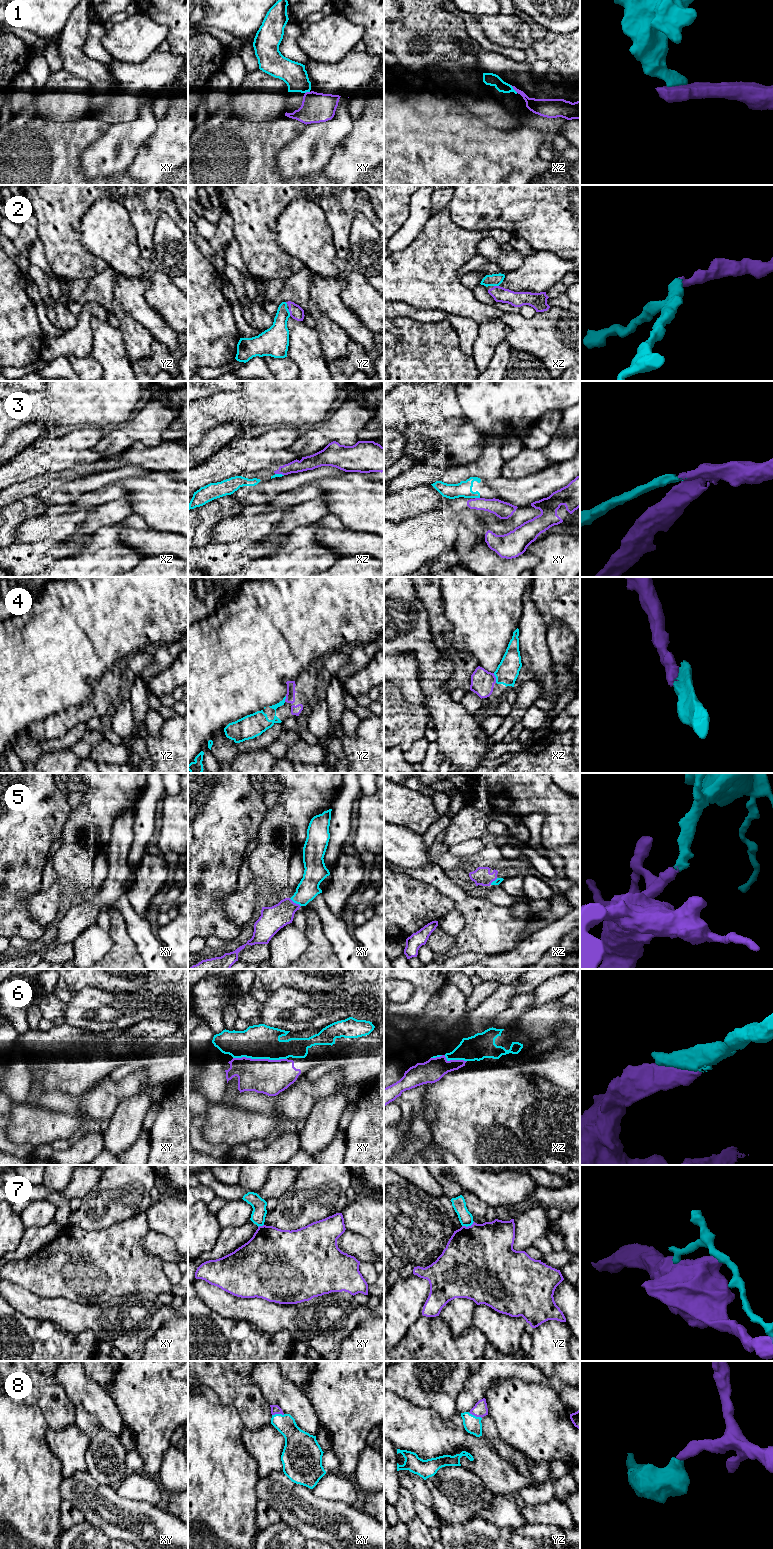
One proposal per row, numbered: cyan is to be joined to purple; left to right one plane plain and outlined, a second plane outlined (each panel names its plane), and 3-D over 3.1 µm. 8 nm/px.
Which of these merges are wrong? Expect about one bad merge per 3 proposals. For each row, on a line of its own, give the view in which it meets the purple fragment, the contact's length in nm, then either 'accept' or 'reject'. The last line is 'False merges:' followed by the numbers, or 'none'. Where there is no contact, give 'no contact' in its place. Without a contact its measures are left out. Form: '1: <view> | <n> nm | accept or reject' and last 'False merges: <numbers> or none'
1: xz | 90 nm | reject
2: yz | 60 nm | accept
3: xy | 40 nm | reject
4: xz | 80 nm | accept
5: xy | 120 nm | accept
6: xy | 440 nm | accept
7: yz | 100 nm | reject
8: yz | 120 nm | accept
False merges: 1, 3, 7

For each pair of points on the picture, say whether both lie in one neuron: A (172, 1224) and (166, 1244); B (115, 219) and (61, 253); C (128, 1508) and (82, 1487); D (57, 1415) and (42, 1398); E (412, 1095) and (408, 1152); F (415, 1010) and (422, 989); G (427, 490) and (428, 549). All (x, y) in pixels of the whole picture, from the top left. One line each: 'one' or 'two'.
A: two
B: two
C: one
D: one
E: one
F: one
G: two

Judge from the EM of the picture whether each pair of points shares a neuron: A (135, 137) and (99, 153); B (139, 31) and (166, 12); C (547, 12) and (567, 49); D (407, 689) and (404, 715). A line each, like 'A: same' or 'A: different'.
A: same
B: different
C: different
D: different

